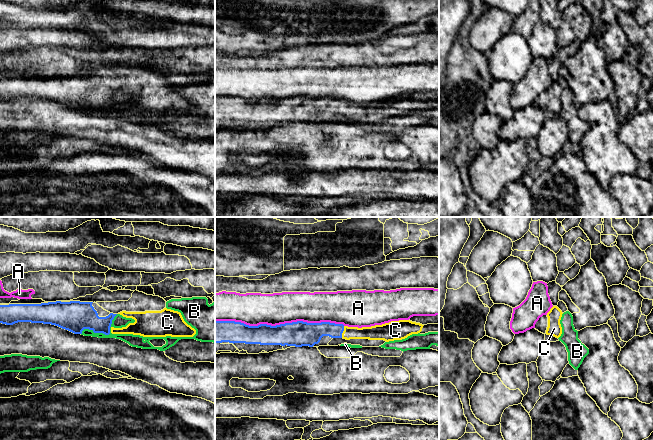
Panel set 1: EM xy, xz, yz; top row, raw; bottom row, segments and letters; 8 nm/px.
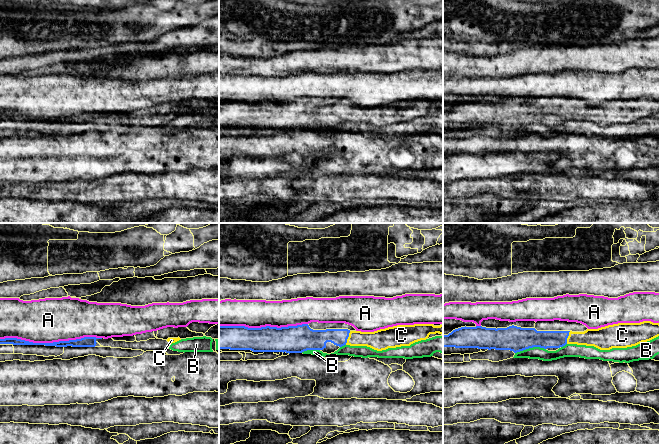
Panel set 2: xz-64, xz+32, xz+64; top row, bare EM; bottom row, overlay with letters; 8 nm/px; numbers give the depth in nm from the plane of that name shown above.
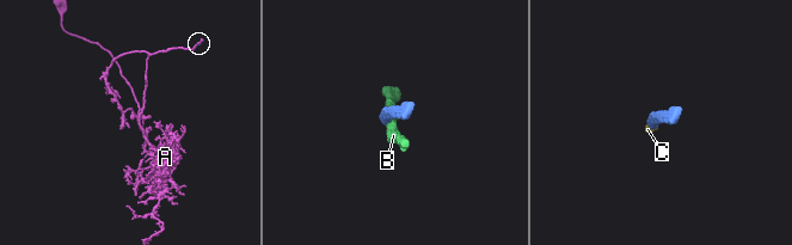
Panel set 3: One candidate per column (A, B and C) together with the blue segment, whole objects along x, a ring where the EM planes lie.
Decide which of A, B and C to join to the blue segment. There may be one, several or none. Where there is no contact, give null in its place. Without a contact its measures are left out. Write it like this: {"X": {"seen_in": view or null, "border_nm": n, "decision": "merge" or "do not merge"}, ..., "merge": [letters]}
{"A": {"seen_in": "xz", "border_nm": 1050, "decision": "do not merge"}, "B": {"seen_in": "xy", "border_nm": 340, "decision": "do not merge"}, "C": {"seen_in": "xz", "border_nm": 100, "decision": "merge"}, "merge": ["C"]}

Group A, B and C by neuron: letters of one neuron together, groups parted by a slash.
A / B / C

